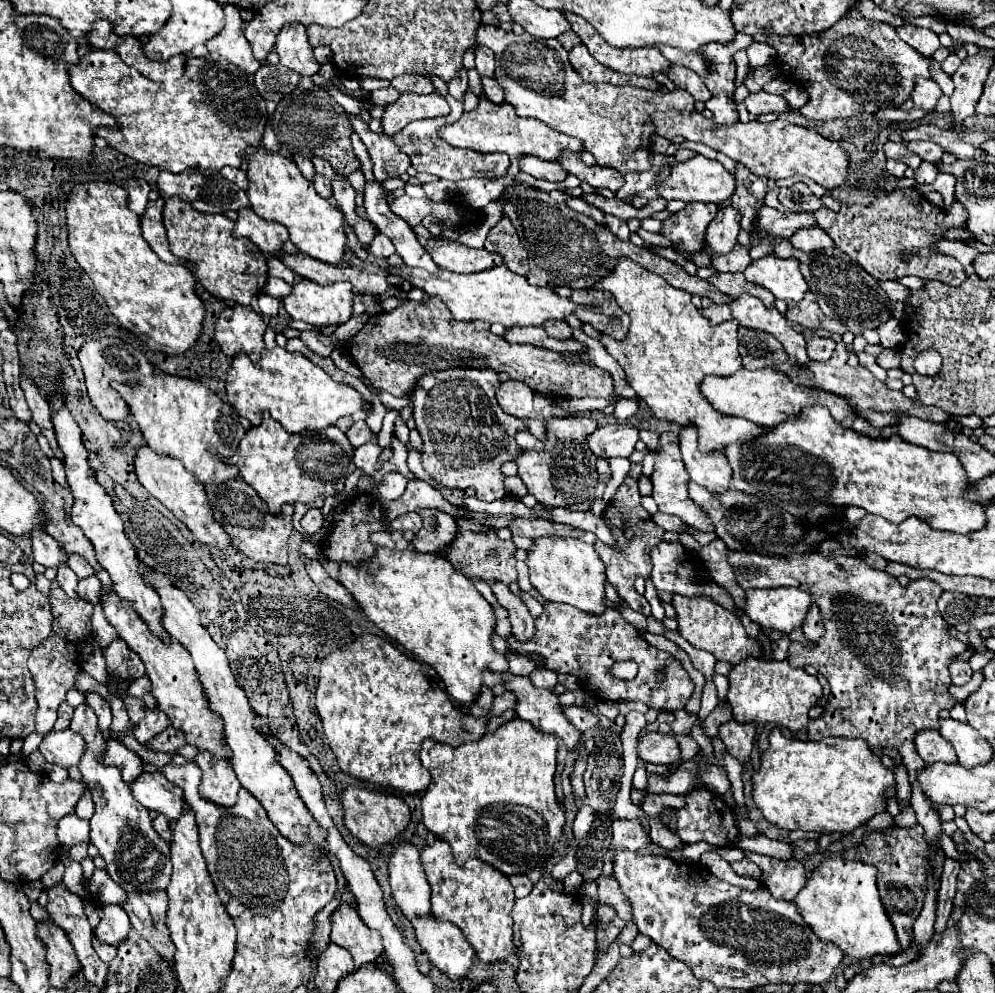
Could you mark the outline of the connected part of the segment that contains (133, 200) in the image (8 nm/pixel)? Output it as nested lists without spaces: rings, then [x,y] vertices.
[[[129,179],[127,193],[129,193],[129,209],[137,215],[143,215],[149,203],[149,193],[151,193],[149,183],[145,179]]]

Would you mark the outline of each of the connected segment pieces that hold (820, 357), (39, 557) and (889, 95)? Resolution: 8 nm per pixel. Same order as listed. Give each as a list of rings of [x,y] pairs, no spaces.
[[[811,331],[803,333],[807,339],[807,351],[813,361],[829,361],[835,351],[835,341],[829,337],[815,337]]]
[[[35,529],[31,533],[31,543],[33,543],[33,559],[45,567],[57,567],[61,561],[67,559],[61,553],[59,543],[41,529]]]
[[[843,17],[841,23],[837,23],[837,27],[821,31],[821,35],[801,35],[801,37],[789,35],[785,39],[769,35],[767,43],[777,49],[777,63],[783,77],[799,83],[809,93],[809,103],[801,107],[801,115],[815,121],[849,119],[863,113],[875,113],[879,109],[901,107],[901,103],[909,99],[917,77],[931,79],[931,59],[921,55],[903,39],[899,39],[897,29],[883,21],[869,21],[869,19],[853,21]]]

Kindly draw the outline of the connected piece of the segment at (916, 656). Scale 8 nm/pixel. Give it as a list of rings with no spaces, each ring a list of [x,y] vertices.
[[[731,551],[729,553],[729,563],[735,569],[737,583],[743,589],[755,589],[755,587],[797,587],[803,591],[809,591],[813,601],[821,607],[823,613],[823,623],[825,623],[825,635],[817,643],[815,649],[793,649],[789,661],[797,663],[795,667],[803,665],[813,665],[821,675],[827,677],[831,693],[827,697],[825,705],[825,715],[817,721],[809,723],[809,739],[819,739],[819,737],[861,737],[869,743],[869,747],[879,747],[879,745],[889,745],[899,751],[903,757],[903,765],[907,767],[909,773],[909,783],[913,789],[911,797],[911,807],[917,813],[917,821],[925,829],[925,841],[929,843],[929,851],[925,857],[927,863],[927,883],[929,889],[925,893],[923,909],[921,915],[917,917],[913,925],[913,945],[923,951],[929,943],[929,939],[935,933],[935,911],[937,911],[937,879],[935,879],[935,867],[933,859],[937,851],[941,851],[939,837],[943,833],[941,829],[941,817],[939,811],[933,807],[933,803],[925,797],[917,775],[925,767],[925,761],[917,755],[915,751],[915,735],[919,729],[939,729],[939,711],[943,709],[953,709],[955,699],[949,693],[949,663],[955,655],[965,653],[969,647],[951,637],[947,631],[947,623],[941,617],[937,609],[937,599],[943,593],[937,583],[929,579],[917,579],[911,581],[907,587],[901,587],[899,581],[891,575],[885,575],[879,569],[869,567],[863,559],[853,557],[853,555],[841,555],[841,557],[823,557],[819,553],[791,553],[791,555],[757,555],[751,551]]]

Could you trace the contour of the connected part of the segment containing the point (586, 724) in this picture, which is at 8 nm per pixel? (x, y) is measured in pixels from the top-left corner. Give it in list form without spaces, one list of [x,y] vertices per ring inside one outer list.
[[[569,705],[569,707],[565,707],[565,715],[569,715],[569,719],[575,723],[575,727],[581,729],[581,733],[591,731],[593,727],[599,727],[599,721],[593,717],[593,713],[587,707]]]

